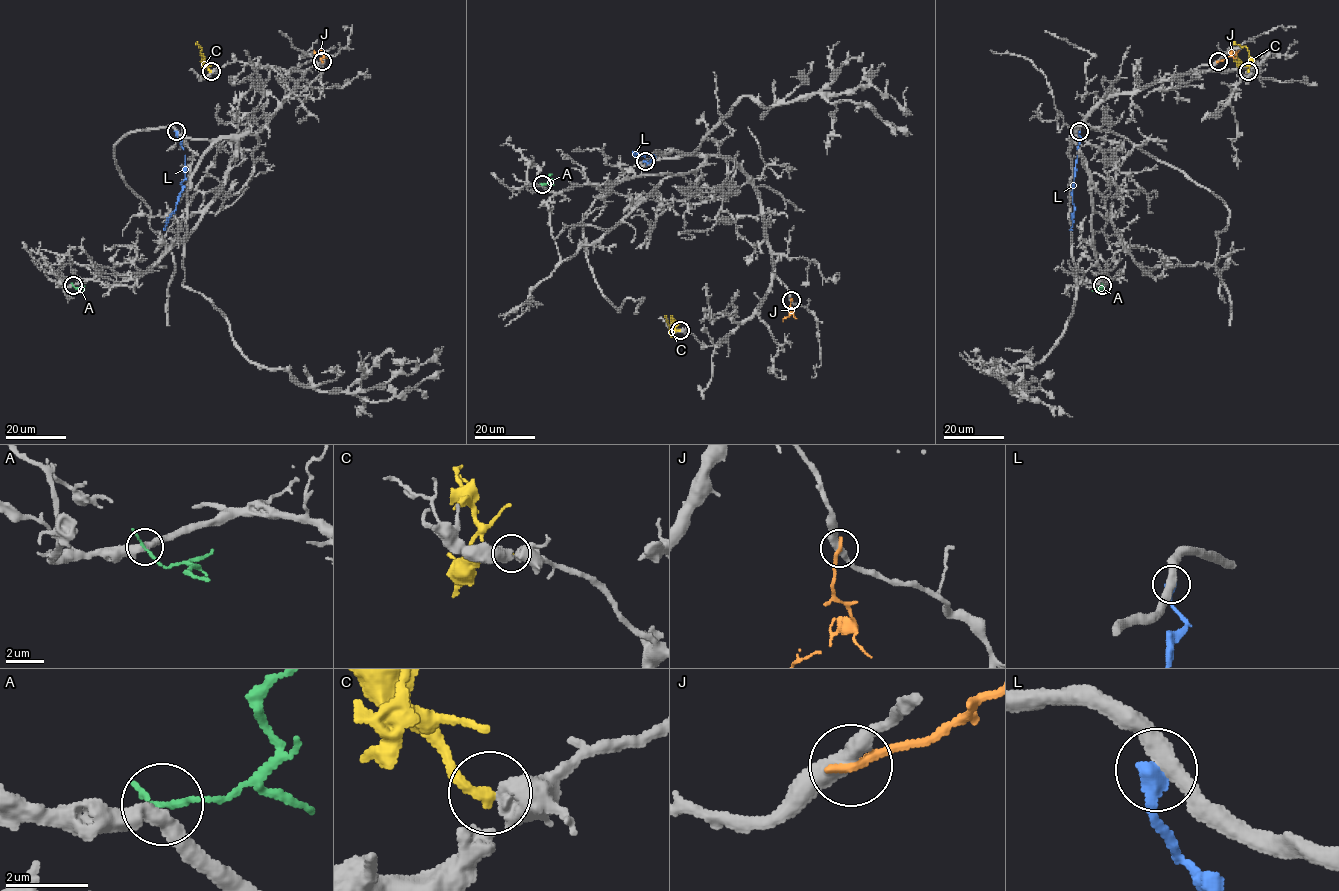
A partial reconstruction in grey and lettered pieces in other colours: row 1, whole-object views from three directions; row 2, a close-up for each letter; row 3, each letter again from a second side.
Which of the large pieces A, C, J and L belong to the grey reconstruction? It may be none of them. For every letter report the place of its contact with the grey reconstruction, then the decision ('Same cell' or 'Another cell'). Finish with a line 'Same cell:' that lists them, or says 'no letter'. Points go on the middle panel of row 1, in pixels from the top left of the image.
A: Touches grey at (542, 184). Another cell
C: Touches grey at (680, 330). Same cell
J: Touches grey at (791, 300). Another cell
L: Touches grey at (645, 161). Another cell
Same cell: C

